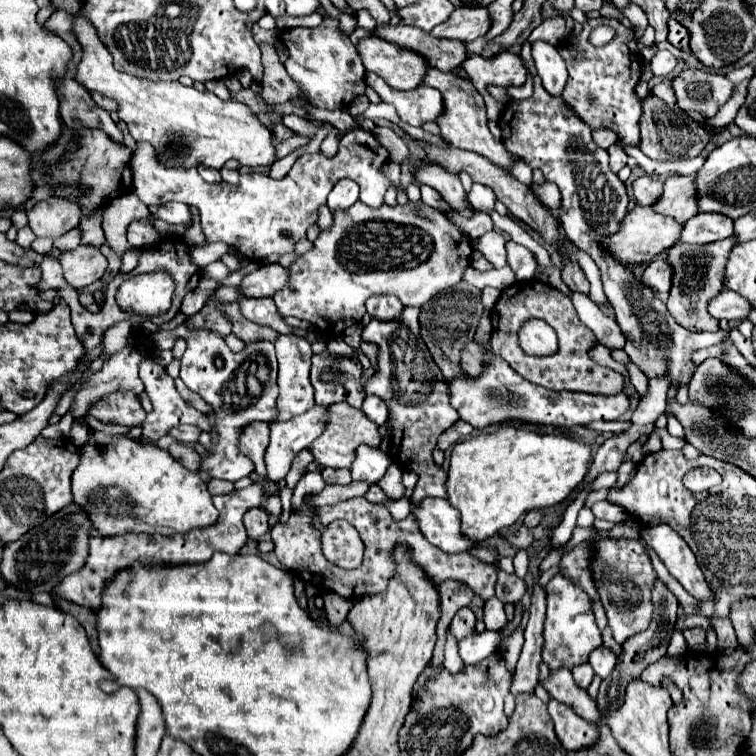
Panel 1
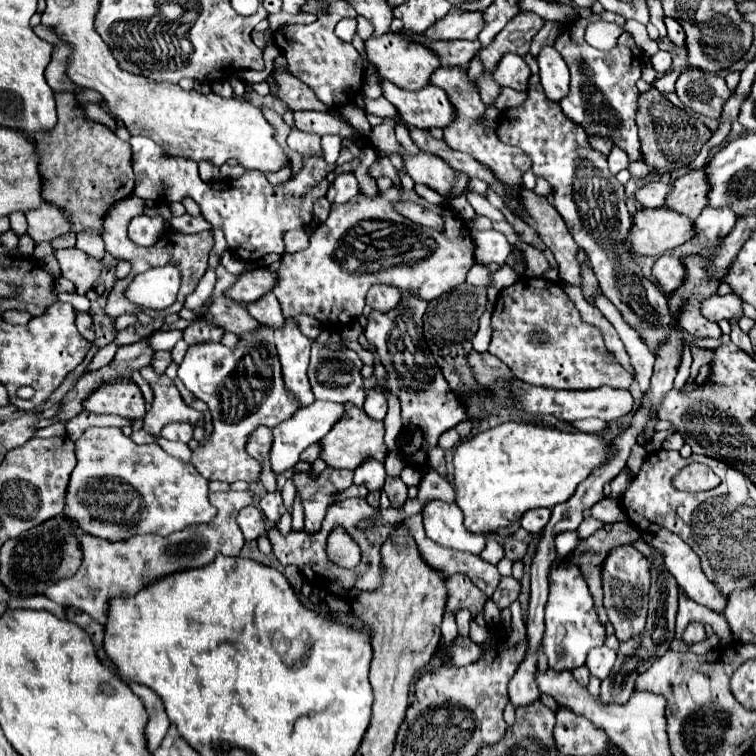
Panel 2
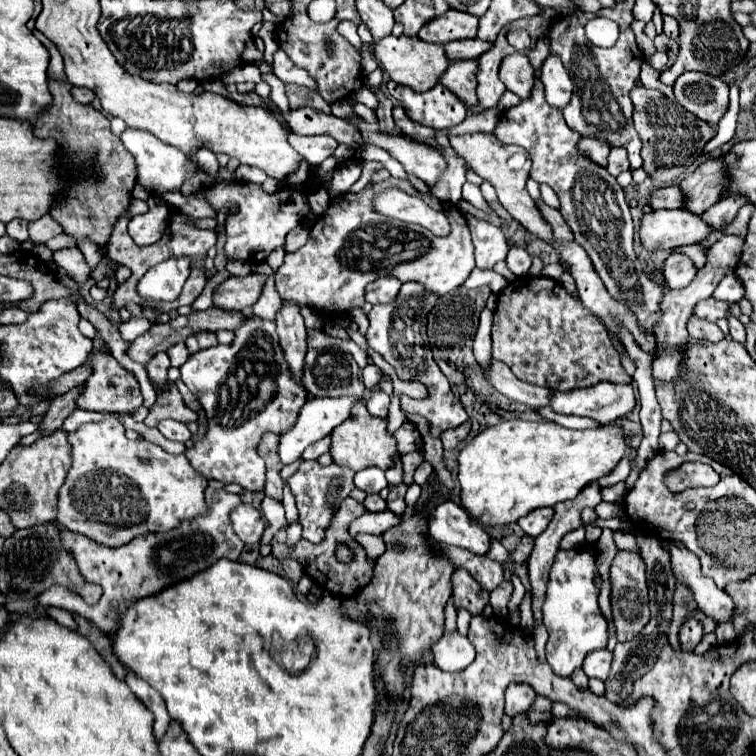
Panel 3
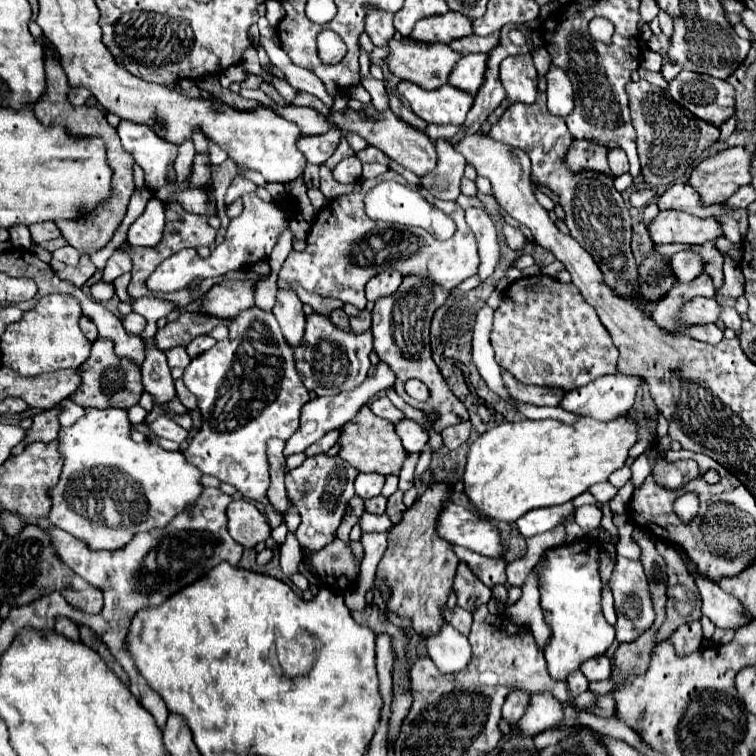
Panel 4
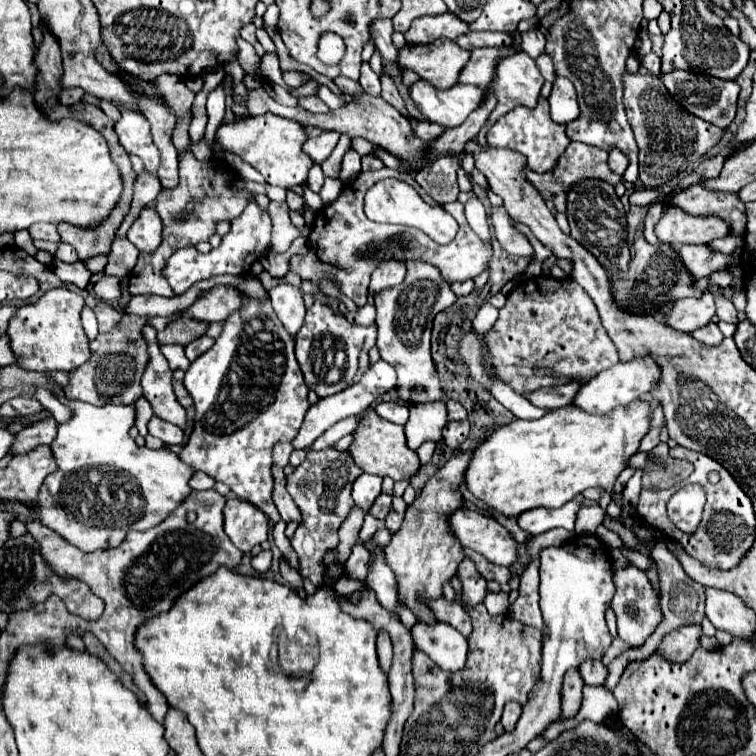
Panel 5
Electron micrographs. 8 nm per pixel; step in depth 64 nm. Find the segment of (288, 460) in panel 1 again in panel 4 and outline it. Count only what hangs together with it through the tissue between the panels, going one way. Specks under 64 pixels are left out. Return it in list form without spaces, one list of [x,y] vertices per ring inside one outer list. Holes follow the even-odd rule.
[[[384,362],[376,364],[376,376],[368,376],[360,386],[356,386],[350,392],[342,392],[342,394],[334,394],[334,396],[324,396],[324,398],[314,398],[310,400],[304,408],[302,408],[302,418],[300,418],[300,428],[294,432],[292,438],[286,440],[286,448],[284,448],[284,456],[290,456],[294,452],[304,452],[310,444],[314,444],[316,440],[320,440],[326,432],[344,426],[346,422],[350,422],[354,418],[354,414],[358,414],[358,410],[362,406],[366,406],[378,392],[394,386],[394,372],[390,370],[390,366],[386,366]]]

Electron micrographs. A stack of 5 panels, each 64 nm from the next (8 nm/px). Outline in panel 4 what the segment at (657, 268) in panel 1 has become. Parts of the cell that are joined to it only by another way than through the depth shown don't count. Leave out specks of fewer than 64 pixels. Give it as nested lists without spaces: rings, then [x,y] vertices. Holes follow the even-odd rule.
[[[682,250],[682,252],[674,254],[670,264],[672,264],[672,270],[674,270],[680,284],[692,282],[694,278],[698,278],[704,272],[702,256],[692,252],[692,250]]]

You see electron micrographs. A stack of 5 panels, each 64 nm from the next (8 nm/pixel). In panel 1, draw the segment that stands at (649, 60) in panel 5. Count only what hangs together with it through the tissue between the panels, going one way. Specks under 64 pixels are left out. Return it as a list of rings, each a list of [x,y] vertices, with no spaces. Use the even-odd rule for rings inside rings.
[[[658,50],[656,54],[654,54],[654,58],[652,58],[652,72],[654,72],[654,76],[662,76],[662,78],[666,78],[672,70],[674,70],[674,66],[676,66],[676,58],[668,52],[668,50]]]

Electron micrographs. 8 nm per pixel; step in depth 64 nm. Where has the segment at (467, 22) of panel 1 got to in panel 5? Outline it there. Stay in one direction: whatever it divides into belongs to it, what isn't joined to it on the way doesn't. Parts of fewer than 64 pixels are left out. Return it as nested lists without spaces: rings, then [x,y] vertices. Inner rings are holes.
[[[446,12],[440,16],[420,16],[412,22],[410,30],[404,34],[406,44],[430,44],[436,38],[444,36],[456,40],[458,36],[466,34],[470,28],[466,22],[456,18],[454,14]]]

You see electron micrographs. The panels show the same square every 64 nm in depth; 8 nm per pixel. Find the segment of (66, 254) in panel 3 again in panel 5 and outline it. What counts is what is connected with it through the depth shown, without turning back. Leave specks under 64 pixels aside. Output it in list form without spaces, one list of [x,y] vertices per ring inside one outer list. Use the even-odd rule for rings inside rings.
[[[60,244],[54,258],[66,263],[74,263],[79,260],[76,250],[70,244]]]

